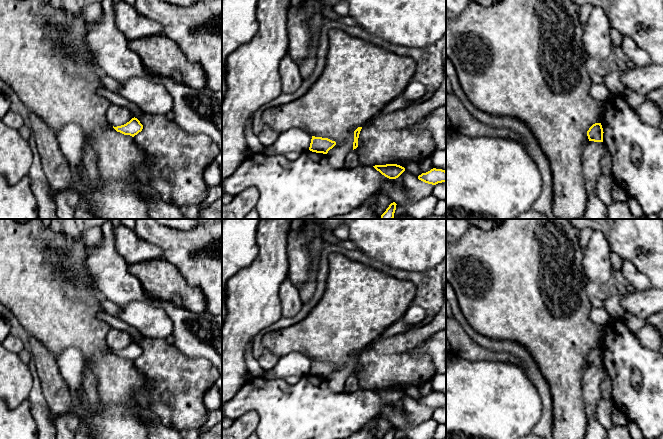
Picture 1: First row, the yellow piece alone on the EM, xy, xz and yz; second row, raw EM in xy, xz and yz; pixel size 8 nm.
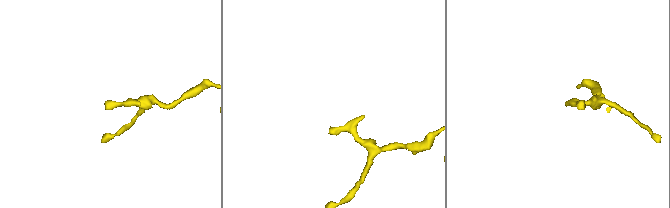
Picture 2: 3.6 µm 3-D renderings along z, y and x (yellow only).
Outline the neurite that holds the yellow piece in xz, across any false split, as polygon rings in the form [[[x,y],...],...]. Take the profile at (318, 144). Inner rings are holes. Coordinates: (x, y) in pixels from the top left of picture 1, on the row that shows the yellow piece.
[[[312,136],[309,150],[316,153],[327,154],[336,145],[335,141],[328,138]]]

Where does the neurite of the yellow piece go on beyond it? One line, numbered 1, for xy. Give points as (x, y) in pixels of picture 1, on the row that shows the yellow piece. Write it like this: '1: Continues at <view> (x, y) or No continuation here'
1: No continuation here

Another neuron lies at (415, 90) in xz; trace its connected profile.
[[[413,79],[401,95],[410,101],[415,101],[422,99],[426,93],[425,85]]]

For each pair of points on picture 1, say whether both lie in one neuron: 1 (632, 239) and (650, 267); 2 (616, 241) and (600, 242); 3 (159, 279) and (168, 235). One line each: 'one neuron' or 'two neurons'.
1: one neuron
2: two neurons
3: two neurons

